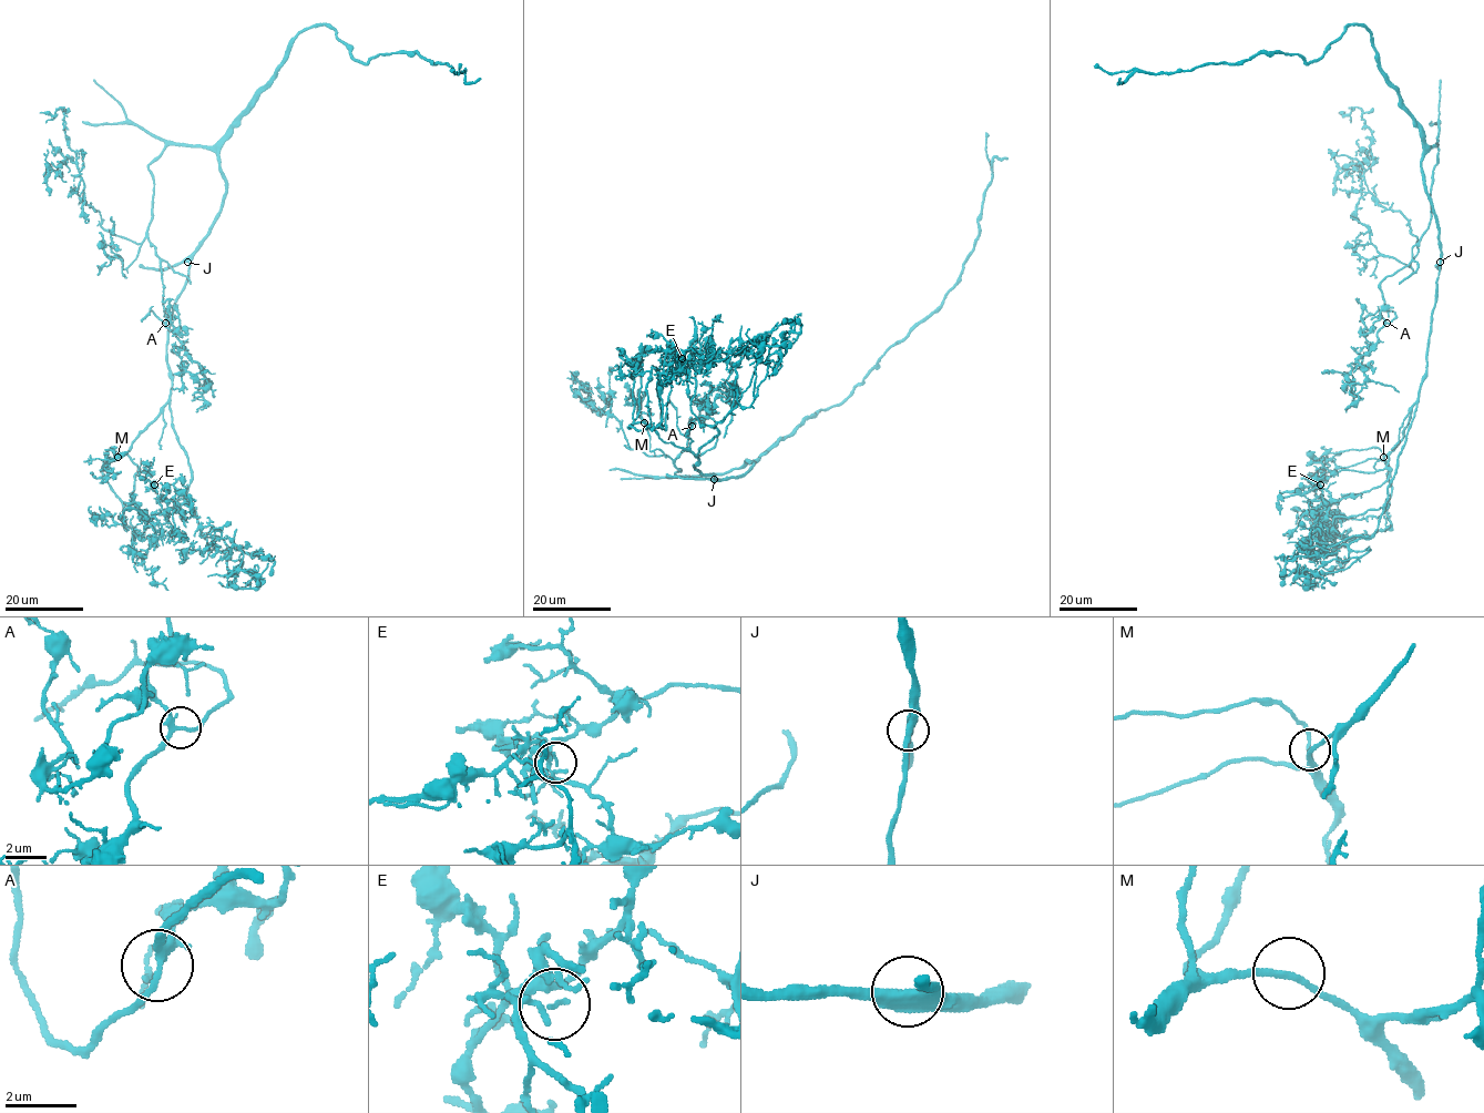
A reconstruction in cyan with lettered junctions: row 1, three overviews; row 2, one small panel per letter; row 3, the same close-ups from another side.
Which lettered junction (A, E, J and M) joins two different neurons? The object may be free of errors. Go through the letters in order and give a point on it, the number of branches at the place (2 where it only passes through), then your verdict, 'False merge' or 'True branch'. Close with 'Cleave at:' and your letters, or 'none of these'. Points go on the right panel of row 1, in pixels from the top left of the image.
A: Place: (1387, 323). Branches: 3. True branch
E: Place: (1320, 484). Branches: 2. True branch
J: Place: (1440, 262). Branches: 3. True branch
M: Place: (1383, 457). Branches: 2. True branch
Cleave at: none of these

